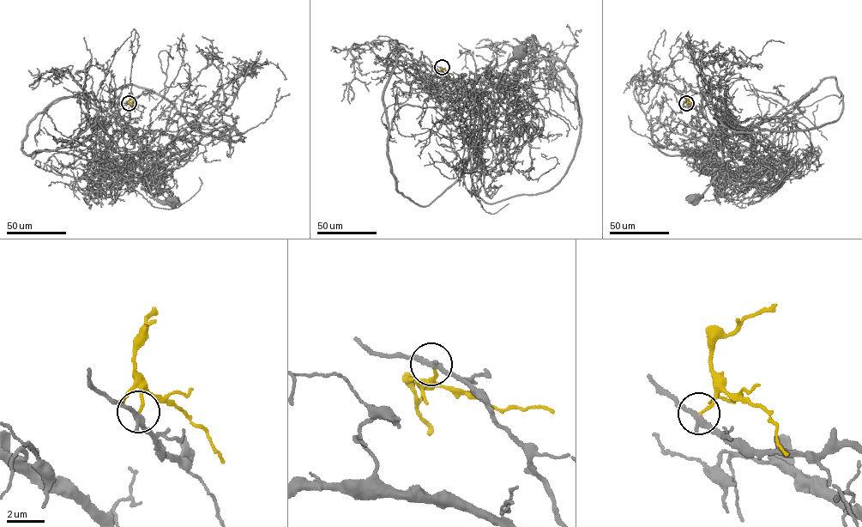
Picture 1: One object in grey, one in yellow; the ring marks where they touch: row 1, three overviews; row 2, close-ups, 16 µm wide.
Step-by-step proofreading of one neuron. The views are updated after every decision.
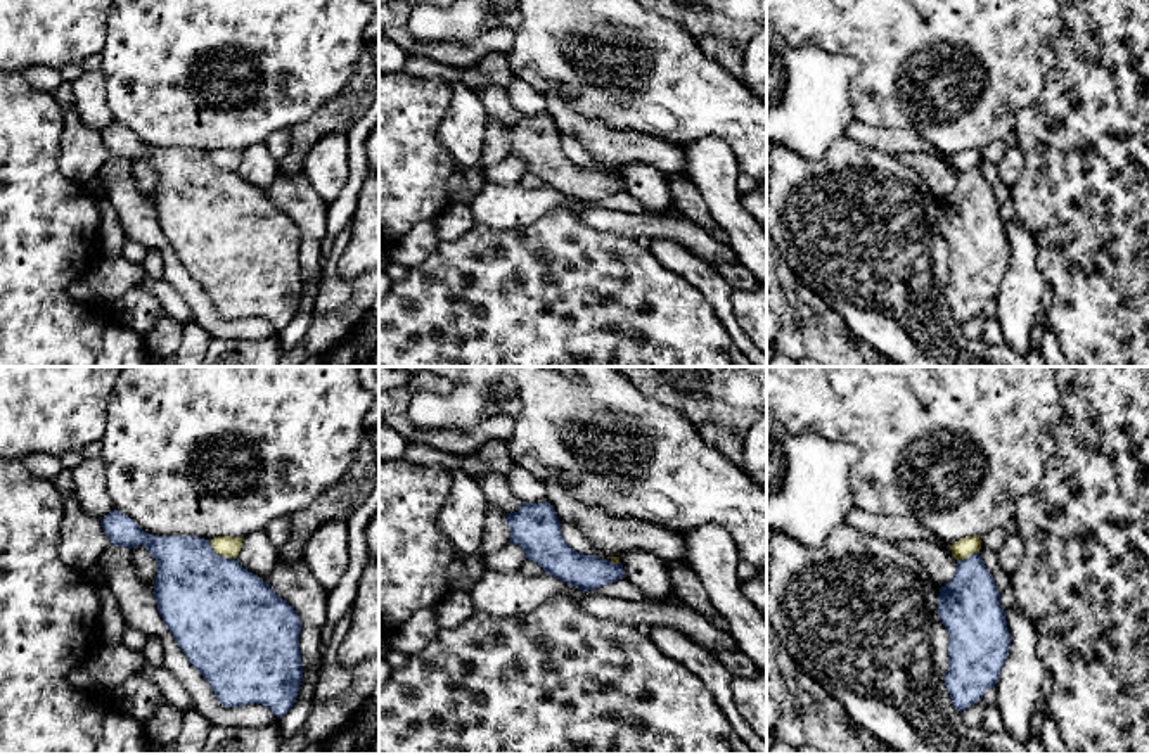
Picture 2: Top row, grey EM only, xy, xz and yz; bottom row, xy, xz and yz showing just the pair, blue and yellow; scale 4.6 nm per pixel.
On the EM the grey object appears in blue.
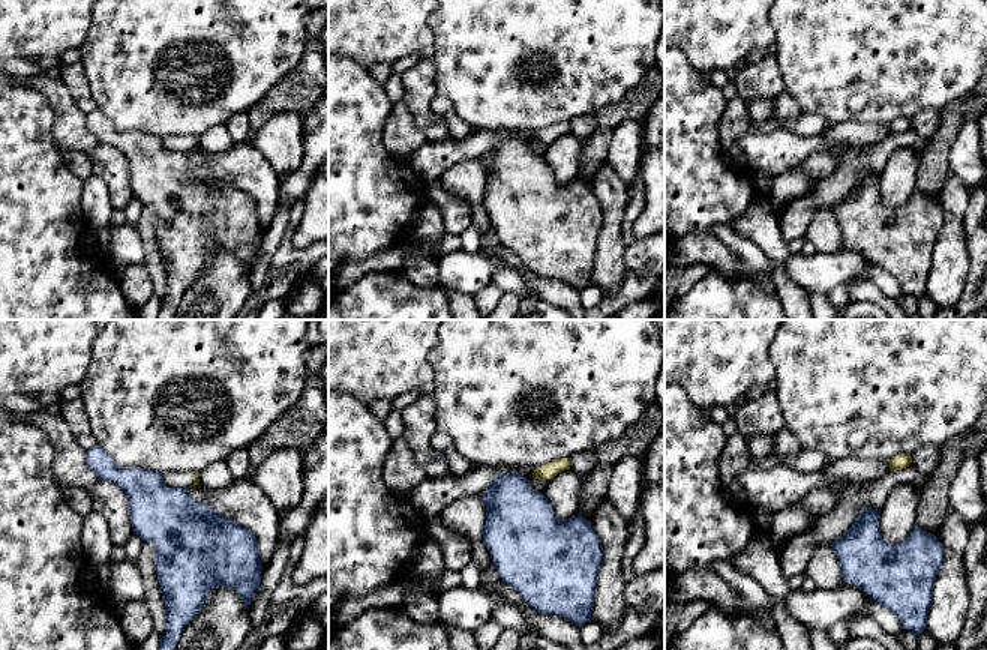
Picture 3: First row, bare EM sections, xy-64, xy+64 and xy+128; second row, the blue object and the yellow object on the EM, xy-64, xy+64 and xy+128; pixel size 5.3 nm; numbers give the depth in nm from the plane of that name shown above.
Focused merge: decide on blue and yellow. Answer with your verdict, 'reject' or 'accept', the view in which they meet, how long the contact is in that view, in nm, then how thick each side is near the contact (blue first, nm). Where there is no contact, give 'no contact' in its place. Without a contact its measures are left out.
reject; meets blue in yz; contact 120 nm long; 280 nm thick on the blue side, 90 nm on the other

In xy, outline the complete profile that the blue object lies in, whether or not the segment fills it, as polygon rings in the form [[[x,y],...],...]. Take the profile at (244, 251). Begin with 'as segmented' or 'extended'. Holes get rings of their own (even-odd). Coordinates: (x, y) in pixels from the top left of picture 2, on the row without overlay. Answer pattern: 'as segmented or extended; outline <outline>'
as segmented; outline [[[119,123],[100,138],[116,159],[145,159],[156,171],[154,209],[157,223],[190,277],[206,291],[223,320],[261,316],[282,330],[296,315],[303,275],[301,233],[296,223],[263,192],[235,171],[218,168],[209,152],[196,149],[152,149]]]

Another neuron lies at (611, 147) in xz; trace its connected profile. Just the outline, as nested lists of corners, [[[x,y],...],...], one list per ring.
[[[545,95],[547,112],[561,135],[573,137],[604,168],[645,164],[663,178],[687,178],[684,145],[639,131],[625,131],[580,114],[559,95]]]

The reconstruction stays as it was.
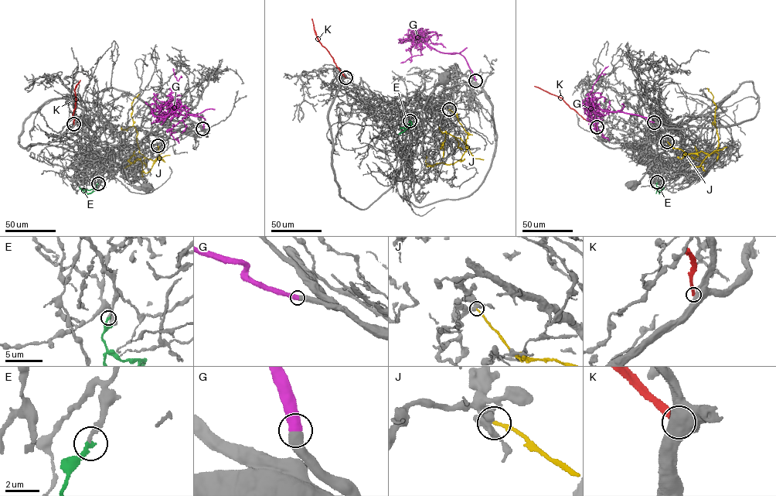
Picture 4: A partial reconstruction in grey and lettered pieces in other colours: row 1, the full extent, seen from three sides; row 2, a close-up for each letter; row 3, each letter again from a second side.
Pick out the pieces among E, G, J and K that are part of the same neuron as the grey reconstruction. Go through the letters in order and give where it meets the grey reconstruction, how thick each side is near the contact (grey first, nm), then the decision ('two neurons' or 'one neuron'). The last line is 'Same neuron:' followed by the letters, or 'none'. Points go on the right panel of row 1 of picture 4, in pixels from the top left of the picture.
E: (657, 182) | 190/240 nm | one neuron
G: (654, 122) | 600/550 nm | two neurons
J: (667, 141) | 400/180 nm | two neurons
K: (597, 127) | 800/340 nm | two neurons
Same neuron: E

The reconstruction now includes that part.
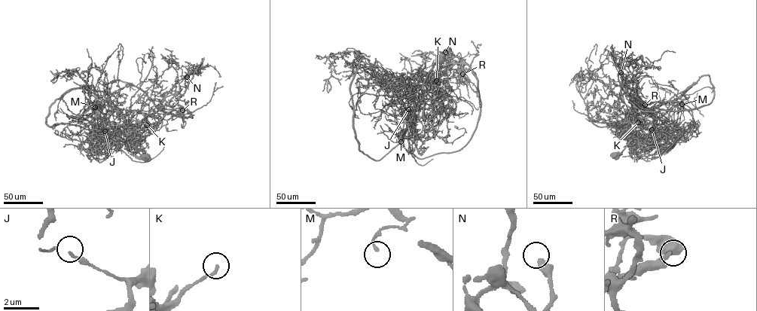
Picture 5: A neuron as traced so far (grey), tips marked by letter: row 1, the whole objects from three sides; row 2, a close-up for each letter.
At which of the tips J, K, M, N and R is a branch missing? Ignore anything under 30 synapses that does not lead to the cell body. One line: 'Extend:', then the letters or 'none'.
Extend: R

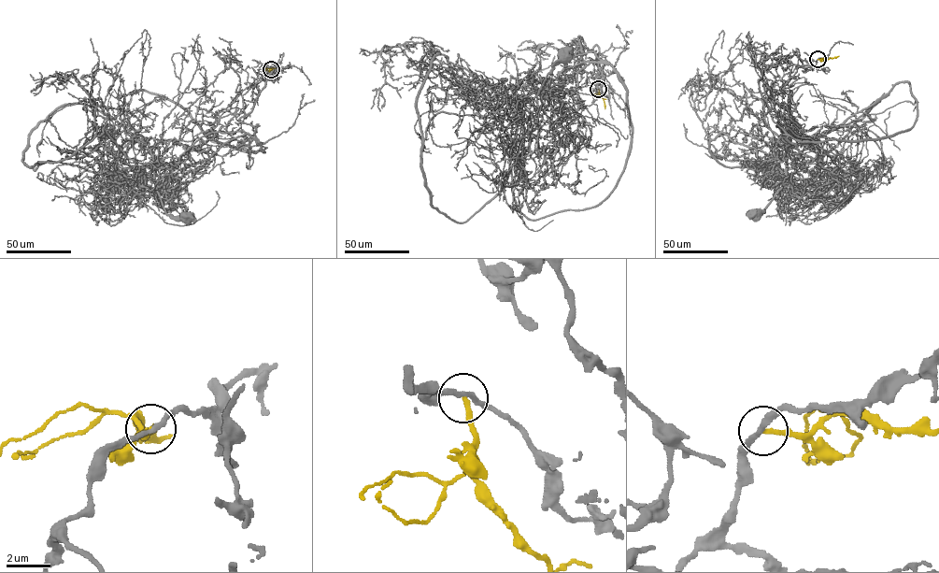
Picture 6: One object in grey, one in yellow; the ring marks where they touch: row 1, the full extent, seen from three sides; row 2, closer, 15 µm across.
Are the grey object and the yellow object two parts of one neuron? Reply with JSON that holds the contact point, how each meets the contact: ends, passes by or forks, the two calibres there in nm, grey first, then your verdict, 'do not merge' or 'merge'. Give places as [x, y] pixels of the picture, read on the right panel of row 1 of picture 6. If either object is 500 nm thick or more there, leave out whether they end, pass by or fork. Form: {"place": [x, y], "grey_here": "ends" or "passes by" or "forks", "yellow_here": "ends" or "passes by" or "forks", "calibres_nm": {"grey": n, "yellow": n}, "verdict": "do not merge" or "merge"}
{"place": [818, 59], "grey_here": "passes by", "yellow_here": "ends", "calibres_nm": {"grey": 220, "yellow": 220}, "verdict": "do not merge"}

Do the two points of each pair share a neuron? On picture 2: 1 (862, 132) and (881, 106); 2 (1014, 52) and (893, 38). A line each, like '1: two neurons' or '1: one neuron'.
1: two neurons
2: one neuron

